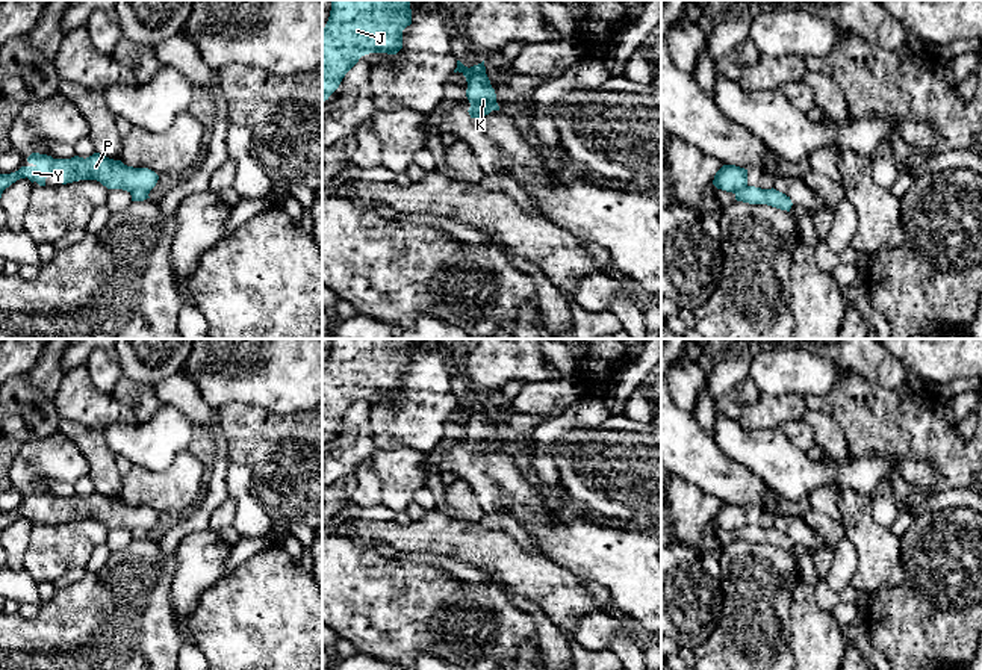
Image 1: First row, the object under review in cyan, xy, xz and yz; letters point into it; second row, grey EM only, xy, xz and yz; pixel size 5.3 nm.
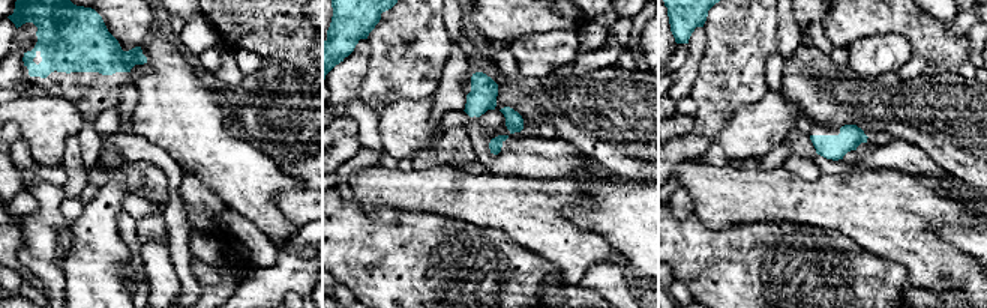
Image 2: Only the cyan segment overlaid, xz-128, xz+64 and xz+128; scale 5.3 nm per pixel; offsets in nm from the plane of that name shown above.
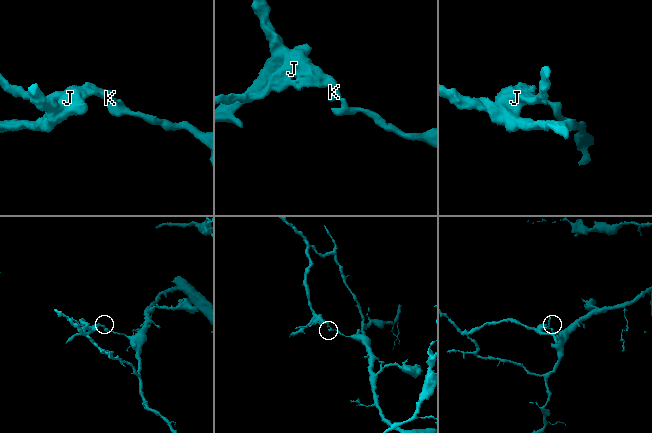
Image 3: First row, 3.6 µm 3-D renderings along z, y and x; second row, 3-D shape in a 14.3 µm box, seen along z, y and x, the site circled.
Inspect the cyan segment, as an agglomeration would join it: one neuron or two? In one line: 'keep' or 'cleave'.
cleave

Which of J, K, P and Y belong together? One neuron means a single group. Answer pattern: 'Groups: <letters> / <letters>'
Groups: J P Y / K

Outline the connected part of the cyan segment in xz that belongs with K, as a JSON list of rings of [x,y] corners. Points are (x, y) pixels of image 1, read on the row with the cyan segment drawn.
[[[474,76],[466,89],[466,97],[471,103],[471,118],[483,118],[492,110],[499,110],[496,94],[490,83],[484,82],[481,76]]]

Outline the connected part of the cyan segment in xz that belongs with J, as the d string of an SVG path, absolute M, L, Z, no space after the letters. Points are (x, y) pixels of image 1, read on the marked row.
M331 0L330 17L322 29L322 101L339 88L362 56L396 54L402 48L402 30L410 24L410 0Z

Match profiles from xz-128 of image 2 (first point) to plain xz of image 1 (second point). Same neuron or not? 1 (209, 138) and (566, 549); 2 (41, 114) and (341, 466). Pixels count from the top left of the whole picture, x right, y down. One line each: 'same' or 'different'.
1: same
2: different

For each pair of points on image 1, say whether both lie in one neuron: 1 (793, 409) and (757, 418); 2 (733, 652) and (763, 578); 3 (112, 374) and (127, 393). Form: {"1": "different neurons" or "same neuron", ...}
{"1": "same neuron", "2": "same neuron", "3": "different neurons"}

